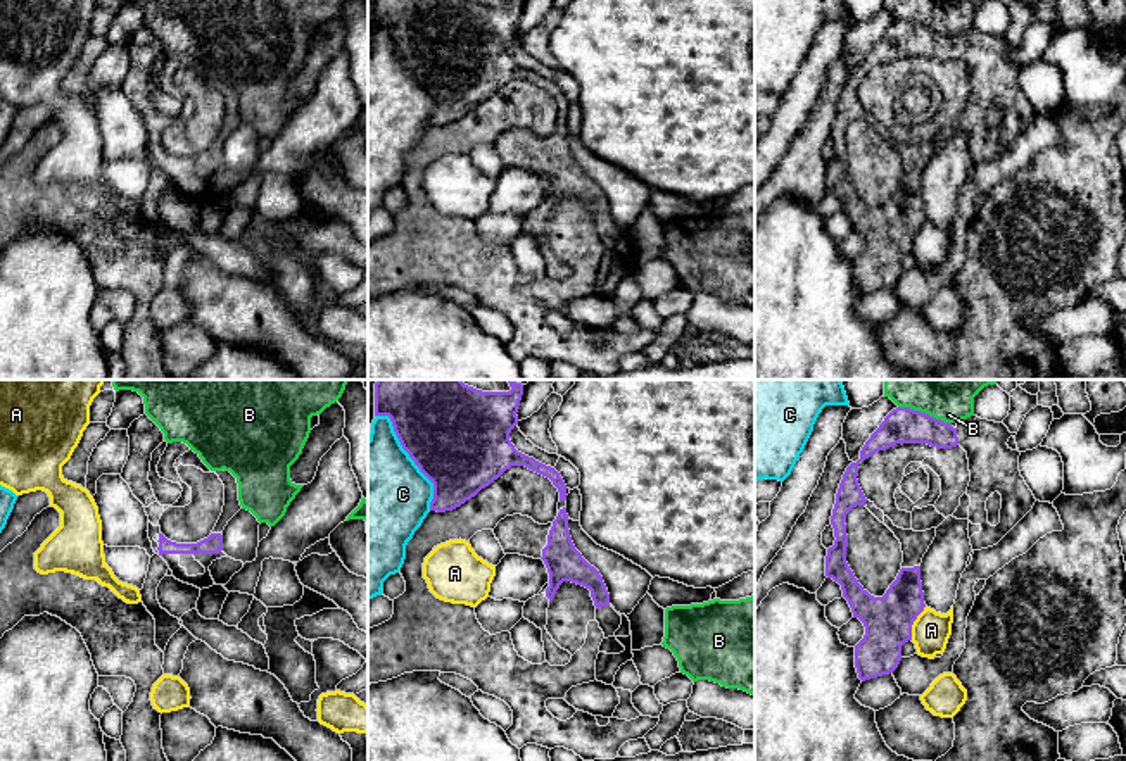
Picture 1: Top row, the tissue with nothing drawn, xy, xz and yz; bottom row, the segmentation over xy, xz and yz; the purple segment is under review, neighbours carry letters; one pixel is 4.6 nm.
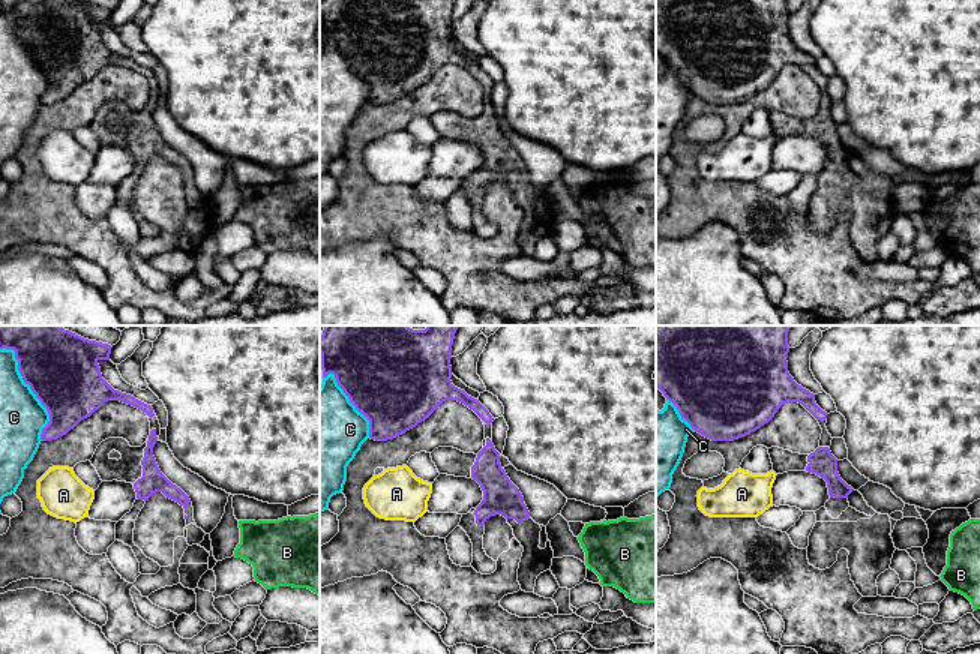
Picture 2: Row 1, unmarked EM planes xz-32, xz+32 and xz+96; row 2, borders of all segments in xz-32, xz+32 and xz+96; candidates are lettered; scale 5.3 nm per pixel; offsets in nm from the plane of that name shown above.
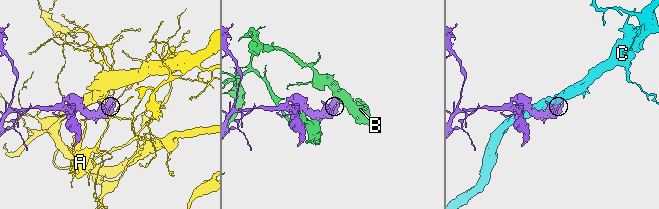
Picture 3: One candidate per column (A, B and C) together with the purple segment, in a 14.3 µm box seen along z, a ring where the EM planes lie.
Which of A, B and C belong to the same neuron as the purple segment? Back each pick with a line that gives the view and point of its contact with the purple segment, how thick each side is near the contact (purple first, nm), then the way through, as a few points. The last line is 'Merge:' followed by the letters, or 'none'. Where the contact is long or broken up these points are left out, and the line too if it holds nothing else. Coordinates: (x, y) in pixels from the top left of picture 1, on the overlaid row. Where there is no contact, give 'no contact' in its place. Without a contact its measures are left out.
Merge: none

